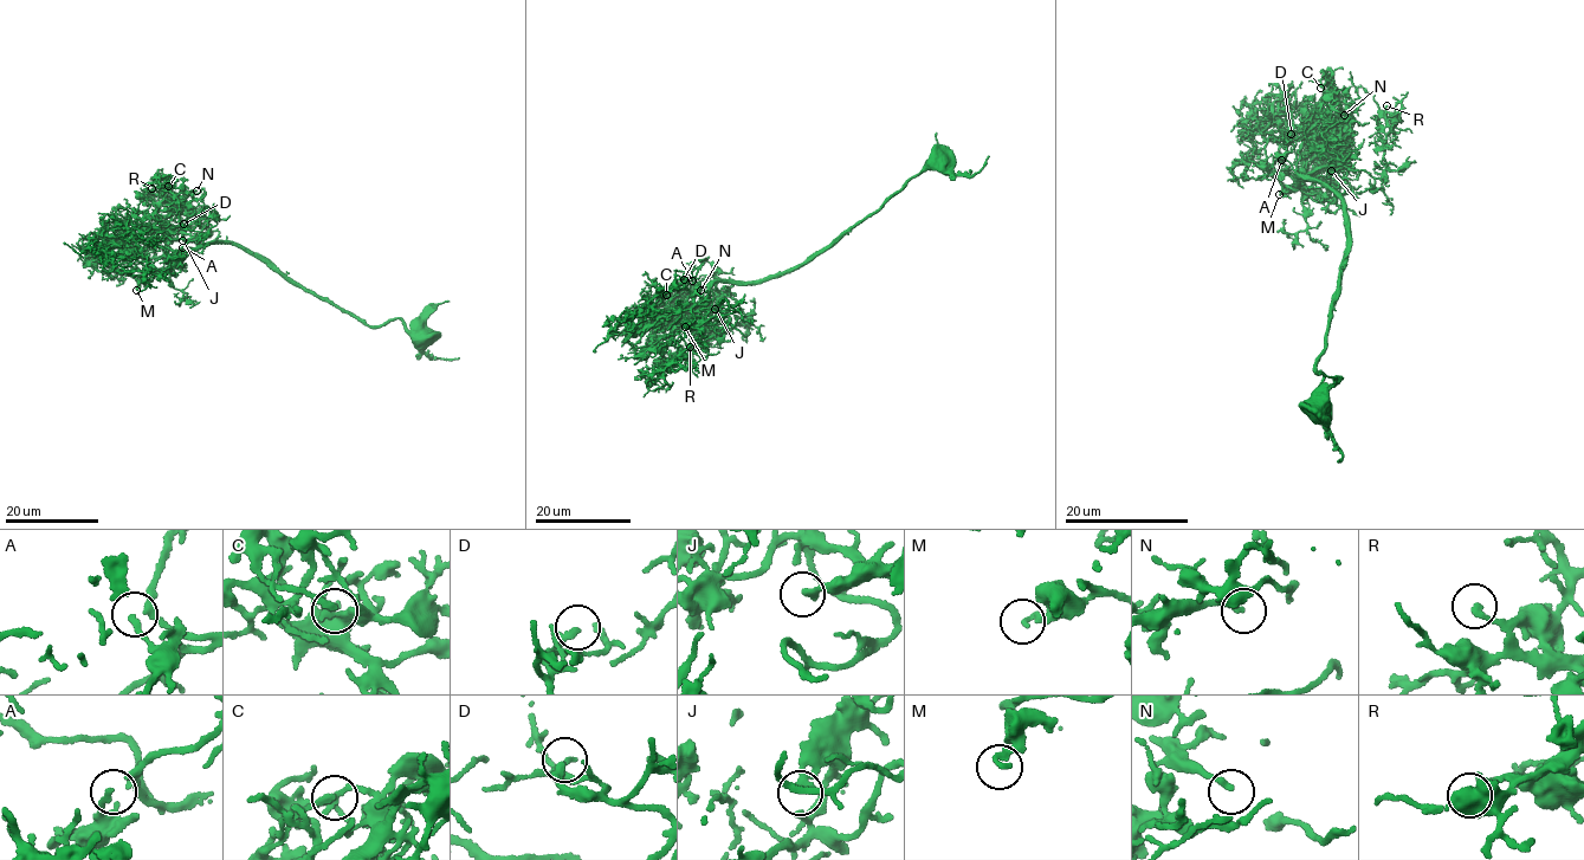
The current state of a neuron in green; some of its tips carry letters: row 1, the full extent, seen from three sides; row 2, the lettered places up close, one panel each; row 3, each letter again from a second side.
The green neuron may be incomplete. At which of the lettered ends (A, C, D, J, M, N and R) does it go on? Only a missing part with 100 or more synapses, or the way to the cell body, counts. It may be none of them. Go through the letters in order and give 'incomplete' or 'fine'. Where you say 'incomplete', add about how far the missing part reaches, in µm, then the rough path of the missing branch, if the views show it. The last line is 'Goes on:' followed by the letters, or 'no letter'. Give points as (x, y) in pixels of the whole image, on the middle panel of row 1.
A: fine
C: fine
D: incomplete; missing 15 µm; course (684, 279), (638, 299), (615, 301)
J: fine
M: fine
N: fine
R: fine
Goes on: D

